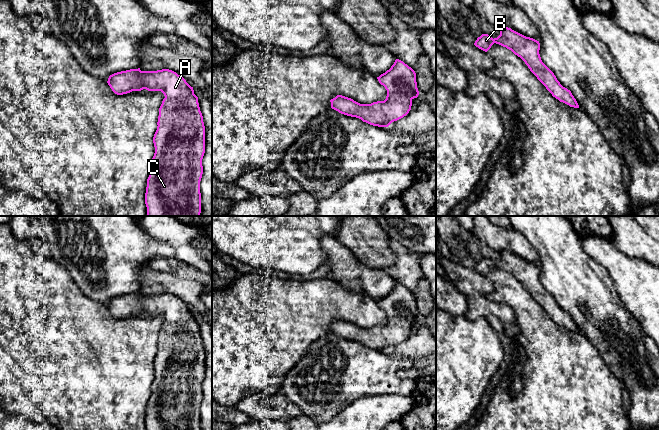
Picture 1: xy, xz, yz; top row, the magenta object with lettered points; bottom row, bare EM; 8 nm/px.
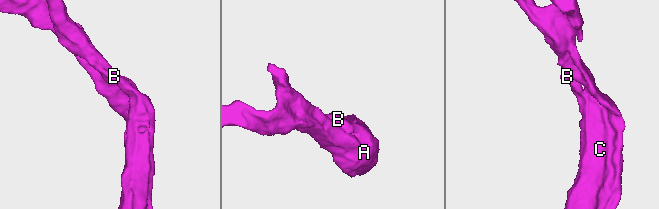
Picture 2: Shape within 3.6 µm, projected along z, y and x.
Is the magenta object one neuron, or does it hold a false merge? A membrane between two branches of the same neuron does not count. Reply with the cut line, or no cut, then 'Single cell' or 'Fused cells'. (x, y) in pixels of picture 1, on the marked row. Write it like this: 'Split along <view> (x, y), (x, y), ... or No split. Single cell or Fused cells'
No split. Single cell

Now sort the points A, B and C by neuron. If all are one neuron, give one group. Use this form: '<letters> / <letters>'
A B C

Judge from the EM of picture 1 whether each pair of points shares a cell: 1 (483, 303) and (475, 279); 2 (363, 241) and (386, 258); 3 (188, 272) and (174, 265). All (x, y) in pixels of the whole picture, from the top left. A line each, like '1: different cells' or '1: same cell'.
1: same cell
2: same cell
3: same cell

